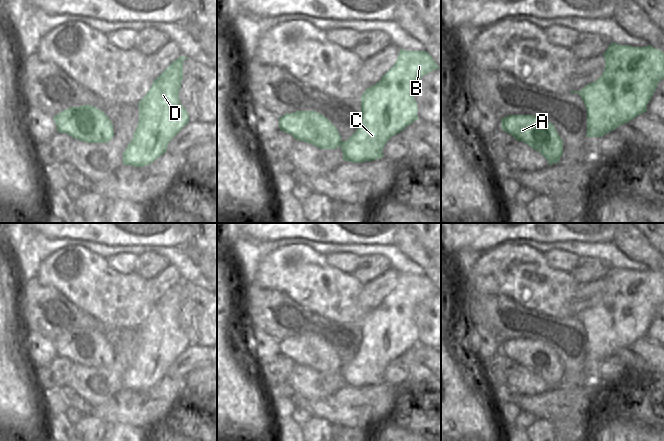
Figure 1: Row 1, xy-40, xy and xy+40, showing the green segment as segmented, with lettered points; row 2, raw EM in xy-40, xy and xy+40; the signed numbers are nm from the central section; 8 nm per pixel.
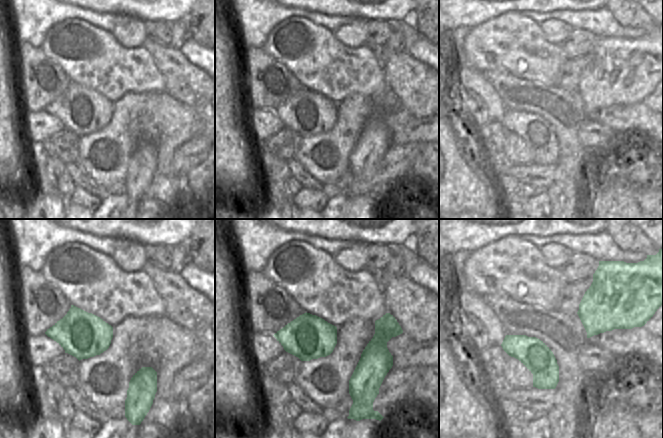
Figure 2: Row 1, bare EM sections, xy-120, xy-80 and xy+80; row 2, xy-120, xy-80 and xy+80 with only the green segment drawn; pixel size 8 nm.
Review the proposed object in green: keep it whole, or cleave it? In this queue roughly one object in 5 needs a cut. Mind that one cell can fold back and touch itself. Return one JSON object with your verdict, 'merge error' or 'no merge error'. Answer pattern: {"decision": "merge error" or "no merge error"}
{"decision": "merge error"}

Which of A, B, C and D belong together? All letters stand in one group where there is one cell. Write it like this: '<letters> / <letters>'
A / B C D

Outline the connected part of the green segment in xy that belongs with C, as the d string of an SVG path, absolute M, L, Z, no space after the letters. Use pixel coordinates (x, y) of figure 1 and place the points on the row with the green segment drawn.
M401 49L395 64L378 83L367 88L361 96L361 122L346 141L341 141L343 161L362 163L382 158L385 144L394 135L419 119L413 86L418 79L436 69L439 69L439 66L426 51Z

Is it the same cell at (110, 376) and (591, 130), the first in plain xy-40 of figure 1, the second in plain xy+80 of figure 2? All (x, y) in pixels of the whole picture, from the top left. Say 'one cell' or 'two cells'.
two cells

